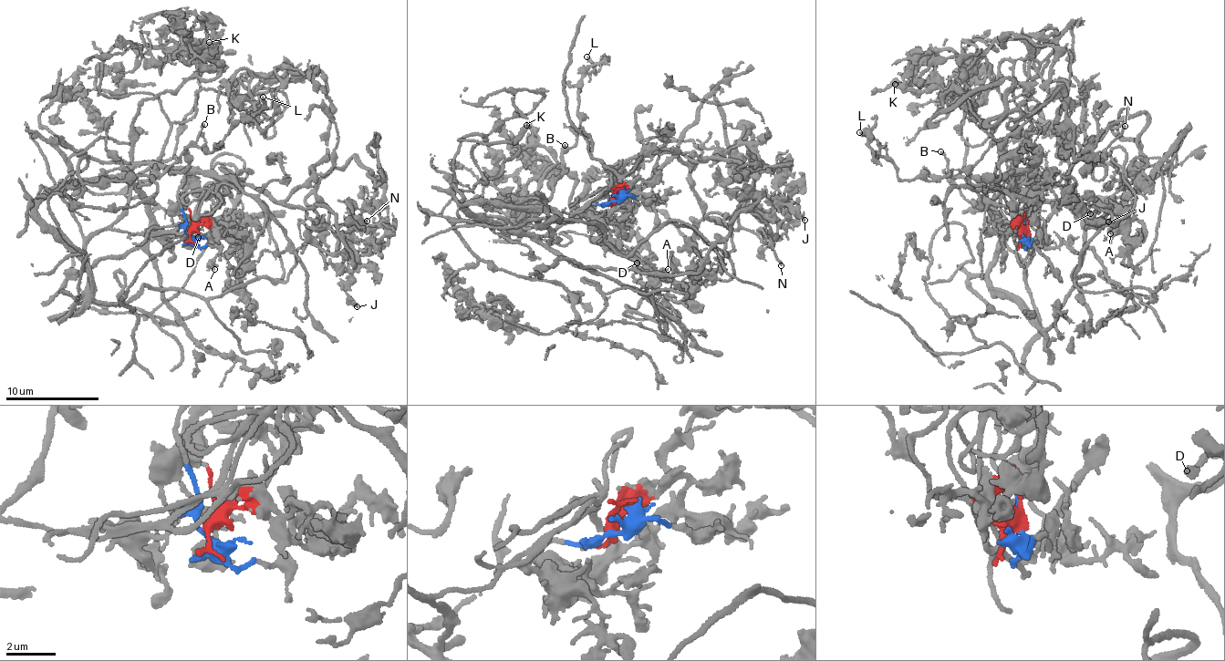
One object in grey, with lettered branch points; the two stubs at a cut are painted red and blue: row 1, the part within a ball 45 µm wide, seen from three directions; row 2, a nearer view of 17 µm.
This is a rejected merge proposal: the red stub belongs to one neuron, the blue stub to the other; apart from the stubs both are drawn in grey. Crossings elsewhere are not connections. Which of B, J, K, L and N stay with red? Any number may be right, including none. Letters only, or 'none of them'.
J, N

